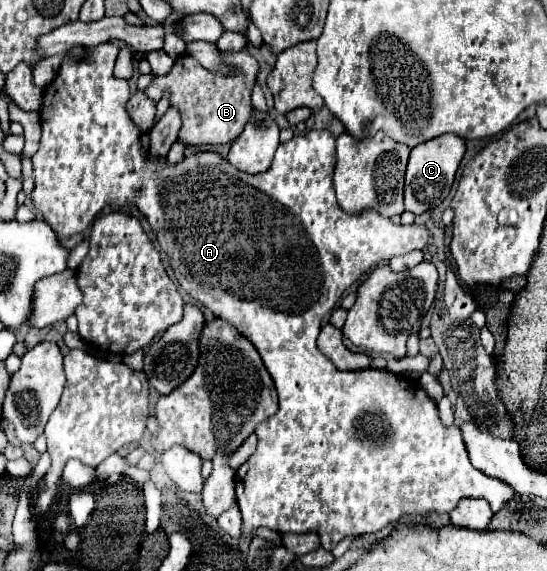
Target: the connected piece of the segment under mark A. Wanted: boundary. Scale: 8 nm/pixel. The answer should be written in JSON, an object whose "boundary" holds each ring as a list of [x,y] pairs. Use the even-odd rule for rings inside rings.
{"boundary":[[[106,41],[106,43],[100,43],[96,47],[80,47],[80,49],[84,51],[84,55],[76,59],[72,53],[68,53],[64,57],[60,69],[56,71],[56,77],[52,79],[52,83],[44,87],[44,97],[42,97],[42,107],[40,107],[42,139],[40,139],[38,153],[32,157],[34,183],[36,183],[34,193],[32,193],[32,201],[34,201],[36,209],[42,213],[44,221],[60,237],[72,237],[76,233],[84,233],[96,221],[96,215],[100,215],[100,211],[106,205],[116,205],[116,203],[118,203],[118,207],[122,207],[126,203],[136,205],[138,211],[150,223],[152,231],[156,233],[158,243],[160,243],[162,251],[168,255],[170,267],[174,269],[174,275],[176,275],[178,283],[182,285],[182,289],[186,293],[190,293],[198,303],[208,307],[218,319],[236,327],[242,333],[242,337],[250,339],[254,343],[254,347],[258,349],[268,373],[274,379],[274,385],[276,385],[276,391],[278,391],[278,397],[280,397],[280,409],[278,409],[276,415],[268,417],[264,423],[260,423],[256,427],[254,433],[258,437],[258,447],[256,447],[254,455],[236,471],[236,479],[240,481],[240,485],[236,485],[236,501],[238,501],[238,507],[242,511],[242,541],[250,543],[254,539],[254,531],[260,529],[260,527],[266,527],[266,529],[276,531],[280,535],[316,531],[320,535],[322,547],[326,551],[332,551],[338,545],[338,541],[342,541],[348,535],[378,533],[386,525],[398,525],[406,517],[416,519],[416,517],[426,517],[430,513],[450,513],[462,497],[486,499],[494,513],[502,507],[502,503],[506,503],[508,499],[514,499],[516,493],[510,487],[506,487],[506,483],[502,483],[494,477],[482,475],[482,471],[478,471],[470,463],[470,457],[468,457],[466,445],[462,441],[460,429],[456,425],[444,427],[440,423],[436,403],[426,395],[426,391],[420,385],[416,385],[412,381],[406,381],[406,379],[402,379],[402,377],[398,377],[390,371],[378,371],[378,369],[338,371],[316,347],[316,337],[320,333],[320,319],[324,315],[330,315],[330,311],[334,309],[338,299],[342,299],[344,291],[352,283],[356,283],[362,275],[366,275],[370,269],[374,269],[378,263],[382,263],[390,257],[396,257],[396,255],[404,255],[412,249],[422,249],[428,243],[428,237],[430,237],[426,225],[416,225],[416,223],[398,225],[390,217],[382,217],[374,209],[366,209],[366,211],[360,211],[360,213],[346,213],[338,205],[338,201],[334,197],[334,187],[332,187],[332,173],[334,173],[334,163],[336,163],[334,137],[330,135],[330,131],[324,131],[324,129],[322,131],[312,129],[306,135],[296,135],[290,141],[280,143],[280,147],[276,149],[272,167],[264,173],[258,173],[258,175],[238,171],[224,157],[220,157],[216,151],[196,151],[192,155],[186,155],[178,163],[170,163],[166,157],[150,155],[150,151],[142,145],[142,129],[134,123],[134,119],[126,111],[126,103],[130,99],[128,81],[114,77],[114,63],[116,63],[116,57],[118,57],[118,51],[120,51],[118,45],[112,43],[112,41]]]}

